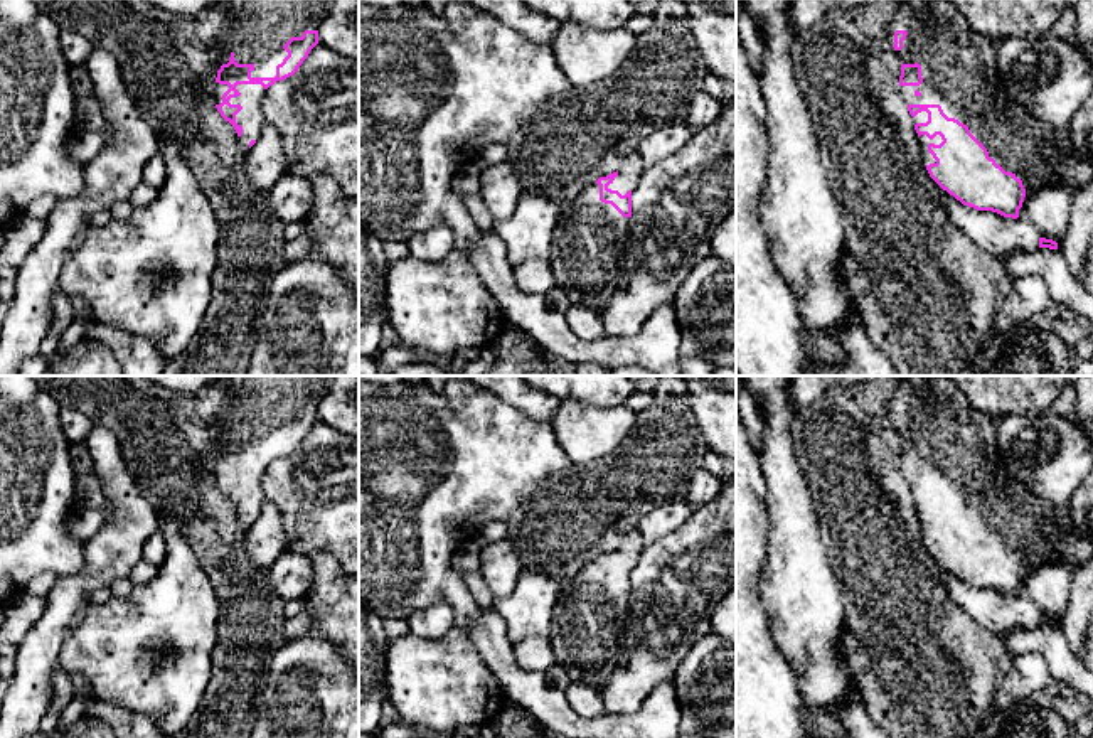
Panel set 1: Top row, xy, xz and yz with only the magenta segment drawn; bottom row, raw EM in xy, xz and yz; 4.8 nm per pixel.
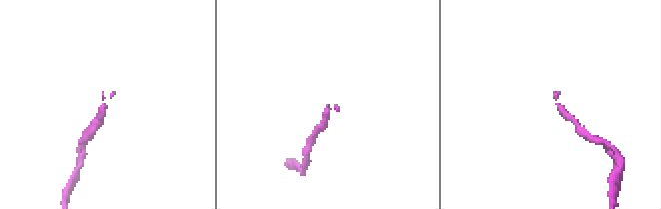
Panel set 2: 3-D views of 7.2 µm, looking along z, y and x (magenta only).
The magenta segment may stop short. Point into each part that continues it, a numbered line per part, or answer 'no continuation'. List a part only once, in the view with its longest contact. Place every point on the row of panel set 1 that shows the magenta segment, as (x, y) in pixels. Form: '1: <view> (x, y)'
1: xy (255, 31)

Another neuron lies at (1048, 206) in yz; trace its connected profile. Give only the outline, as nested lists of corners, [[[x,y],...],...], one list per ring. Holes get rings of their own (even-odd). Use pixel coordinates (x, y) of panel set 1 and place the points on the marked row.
[[[1027,179],[1022,185],[1026,197],[1019,209],[1019,219],[1032,224],[1039,238],[1053,239],[1059,244],[1066,236],[1078,192],[1056,180]]]

